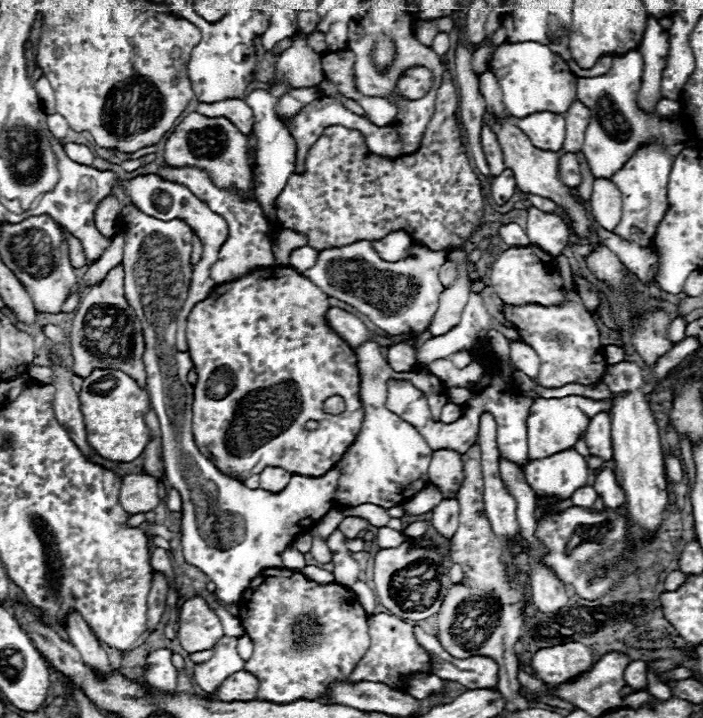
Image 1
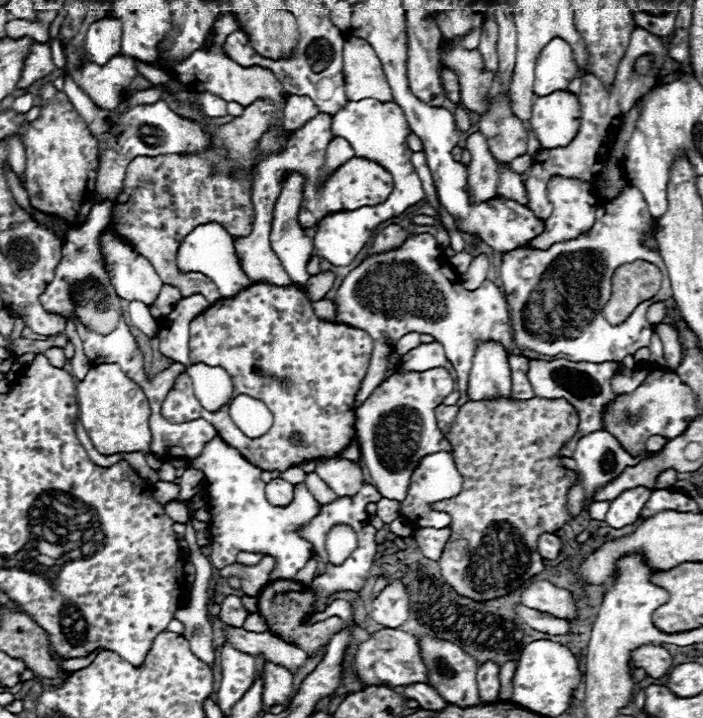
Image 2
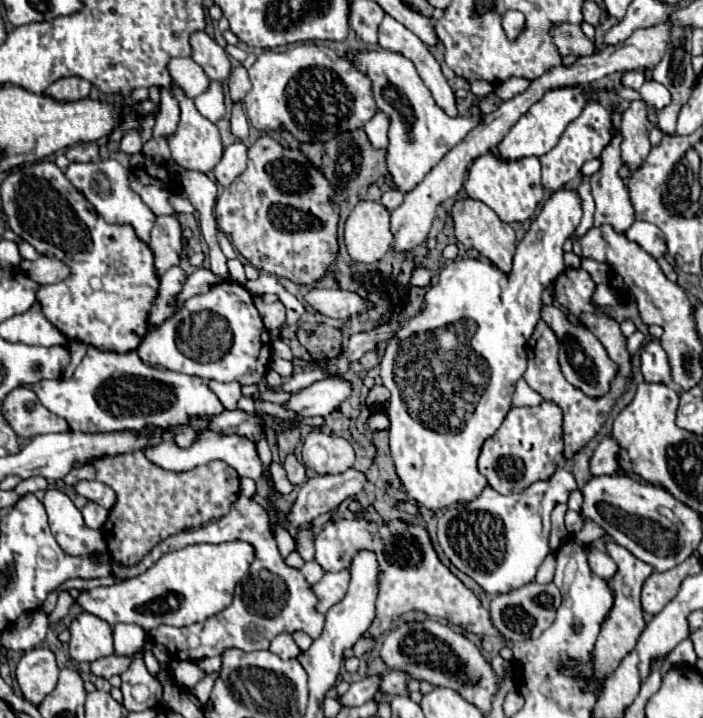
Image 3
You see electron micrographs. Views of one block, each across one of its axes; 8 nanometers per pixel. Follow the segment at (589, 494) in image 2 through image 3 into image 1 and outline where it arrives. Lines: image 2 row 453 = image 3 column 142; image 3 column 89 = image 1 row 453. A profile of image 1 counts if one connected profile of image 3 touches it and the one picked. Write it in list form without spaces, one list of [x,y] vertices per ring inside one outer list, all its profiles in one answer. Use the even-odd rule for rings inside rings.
[[[600,412],[590,418],[588,428],[584,432],[590,456],[598,456],[602,460],[612,458],[612,432],[610,432],[610,416],[606,412]]]

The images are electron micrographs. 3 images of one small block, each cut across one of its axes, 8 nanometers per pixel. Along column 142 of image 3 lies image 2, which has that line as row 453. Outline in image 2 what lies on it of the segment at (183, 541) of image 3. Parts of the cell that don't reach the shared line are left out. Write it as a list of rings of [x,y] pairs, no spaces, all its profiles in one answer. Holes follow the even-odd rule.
[[[530,360],[526,376],[534,388],[534,394],[542,396],[542,398],[564,398],[564,400],[570,400],[570,404],[574,404],[574,408],[578,408],[578,416],[580,416],[578,432],[560,450],[560,456],[570,458],[578,438],[582,438],[586,432],[604,428],[602,414],[604,414],[608,402],[612,402],[616,398],[616,394],[612,392],[612,386],[610,386],[610,380],[612,380],[616,368],[618,368],[616,362],[592,364],[592,362],[570,362],[570,360],[552,360],[552,362]]]

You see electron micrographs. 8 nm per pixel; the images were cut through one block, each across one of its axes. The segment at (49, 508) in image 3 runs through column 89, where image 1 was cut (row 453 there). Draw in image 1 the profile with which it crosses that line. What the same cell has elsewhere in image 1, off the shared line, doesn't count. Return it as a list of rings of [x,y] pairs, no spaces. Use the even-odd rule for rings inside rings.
[[[566,396],[566,398],[536,398],[528,420],[526,420],[526,428],[528,428],[528,462],[532,460],[540,460],[540,458],[548,458],[556,452],[568,450],[576,444],[578,436],[584,434],[588,420],[598,414],[598,412],[608,412],[610,410],[610,402],[608,400],[590,400],[584,396]]]

